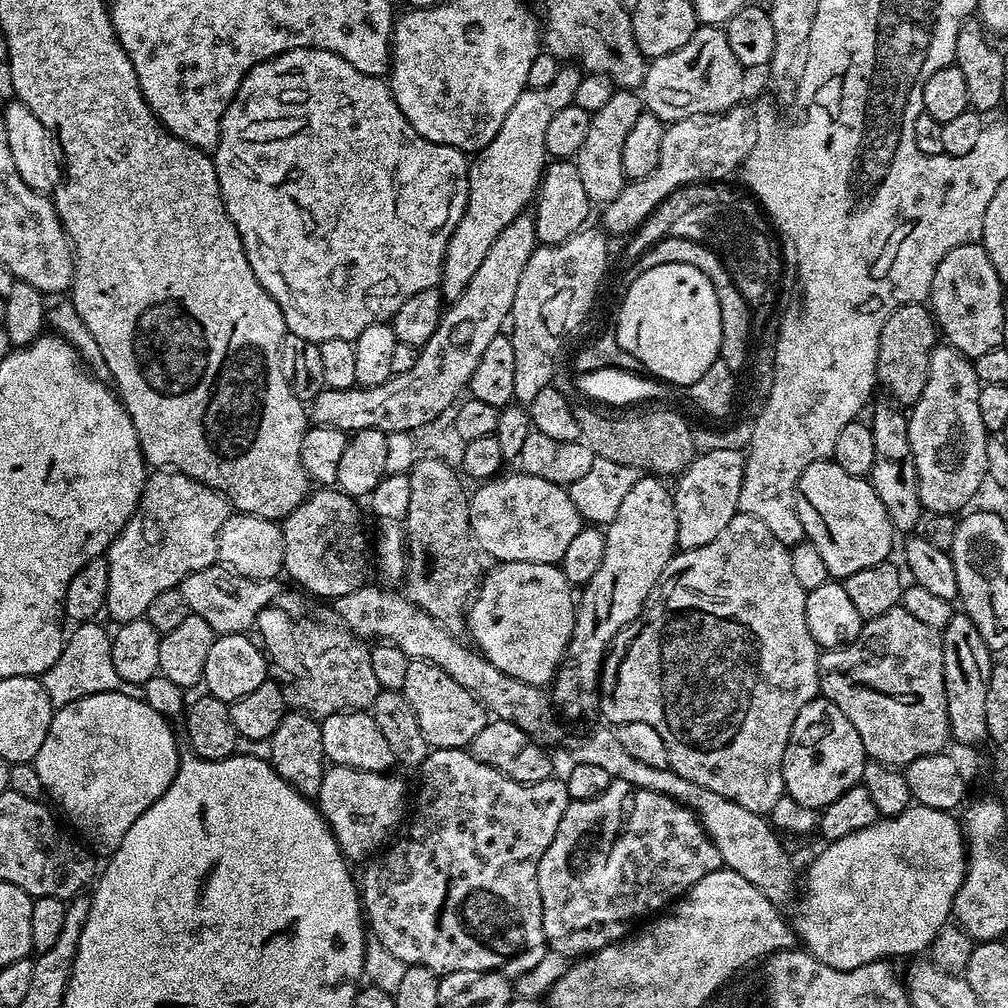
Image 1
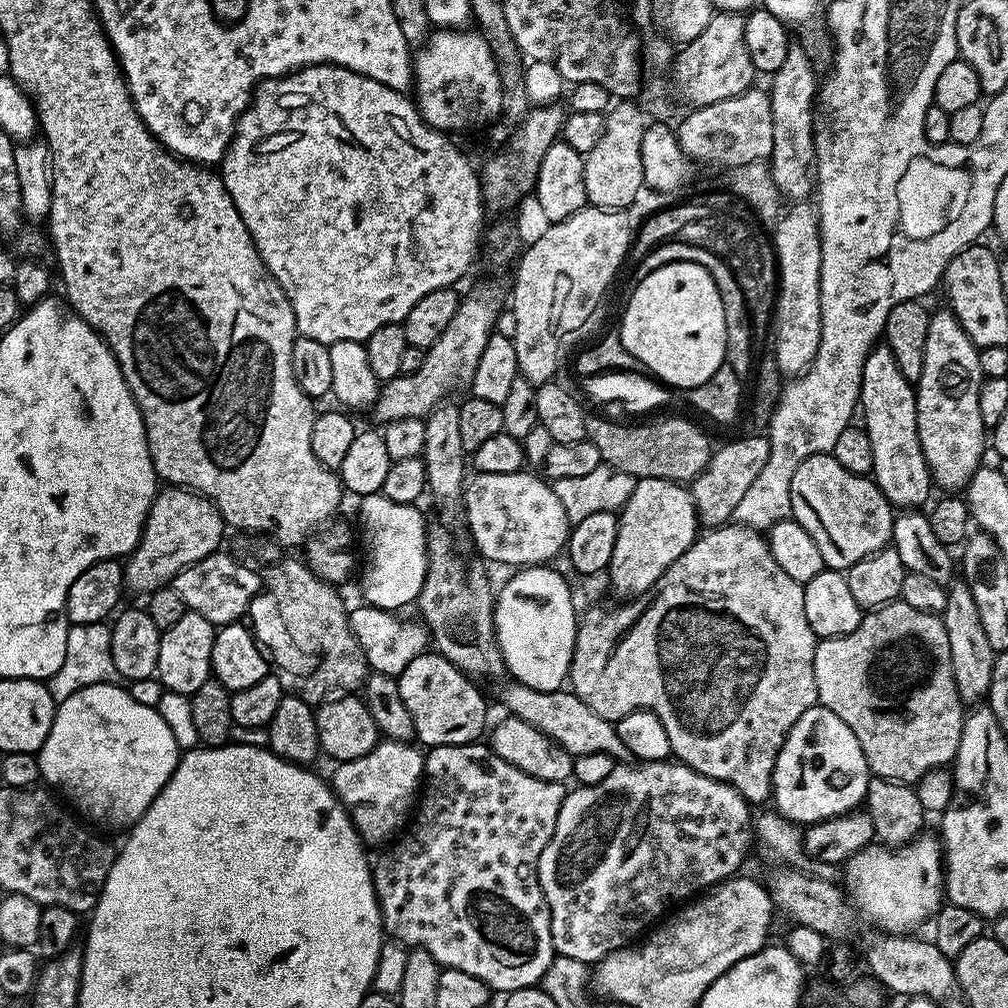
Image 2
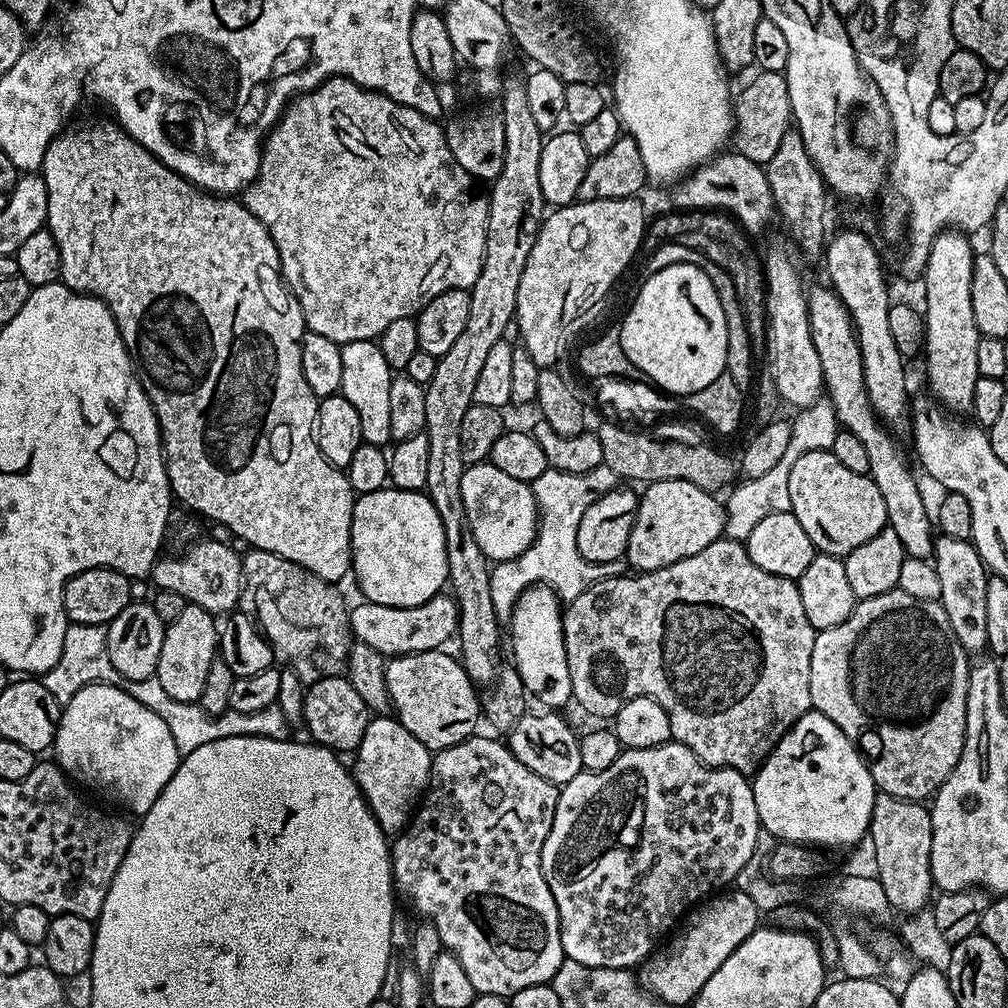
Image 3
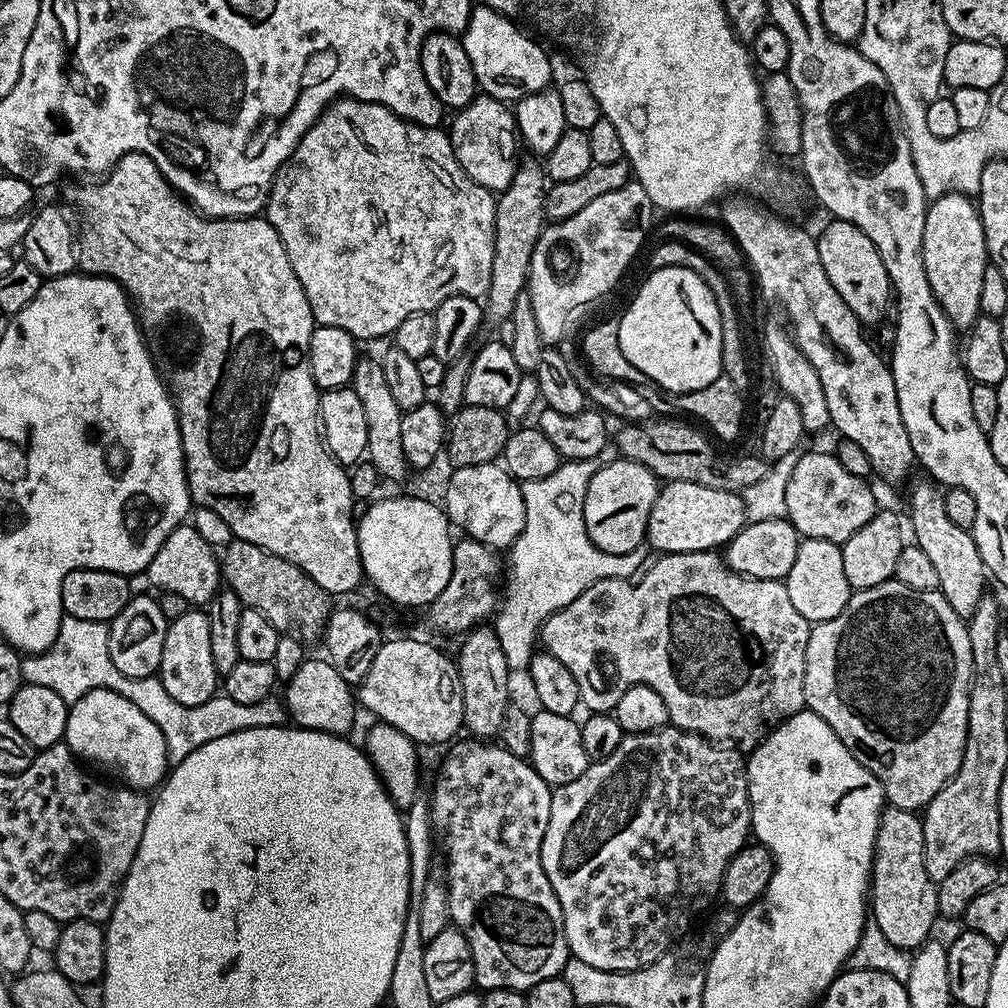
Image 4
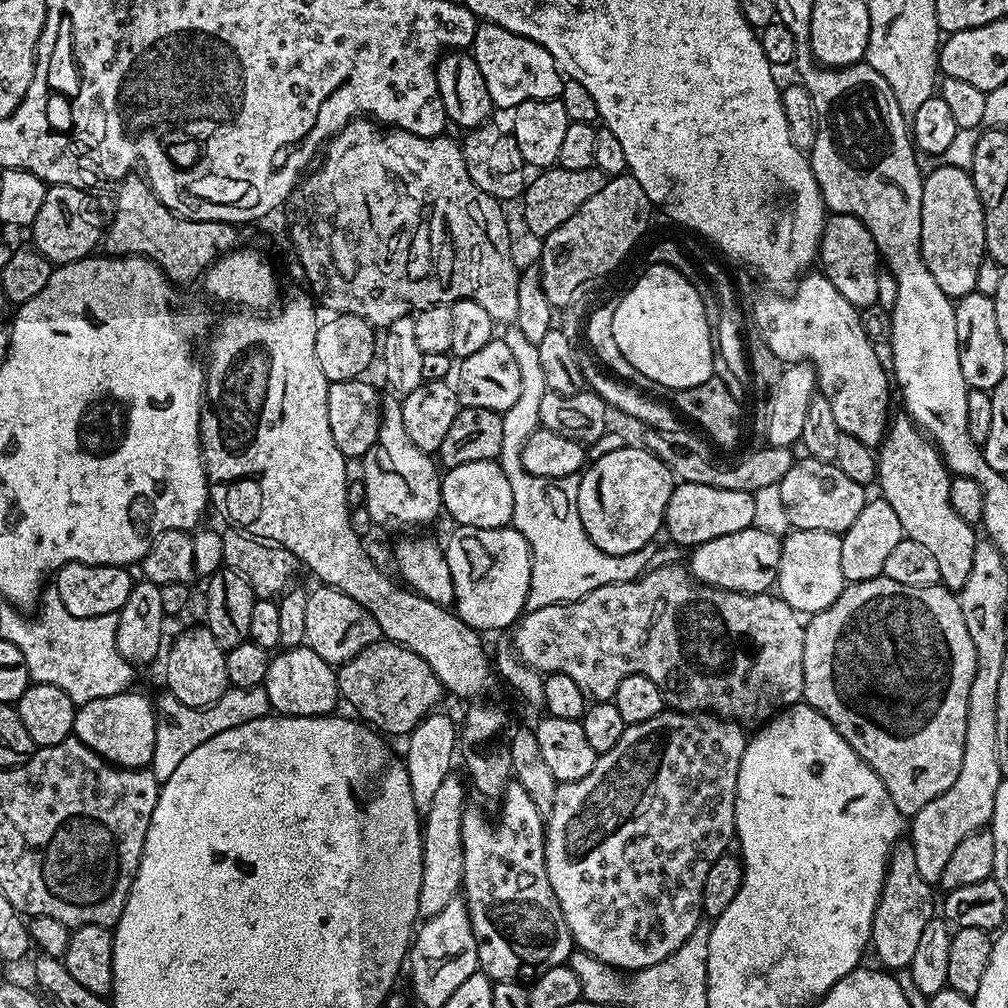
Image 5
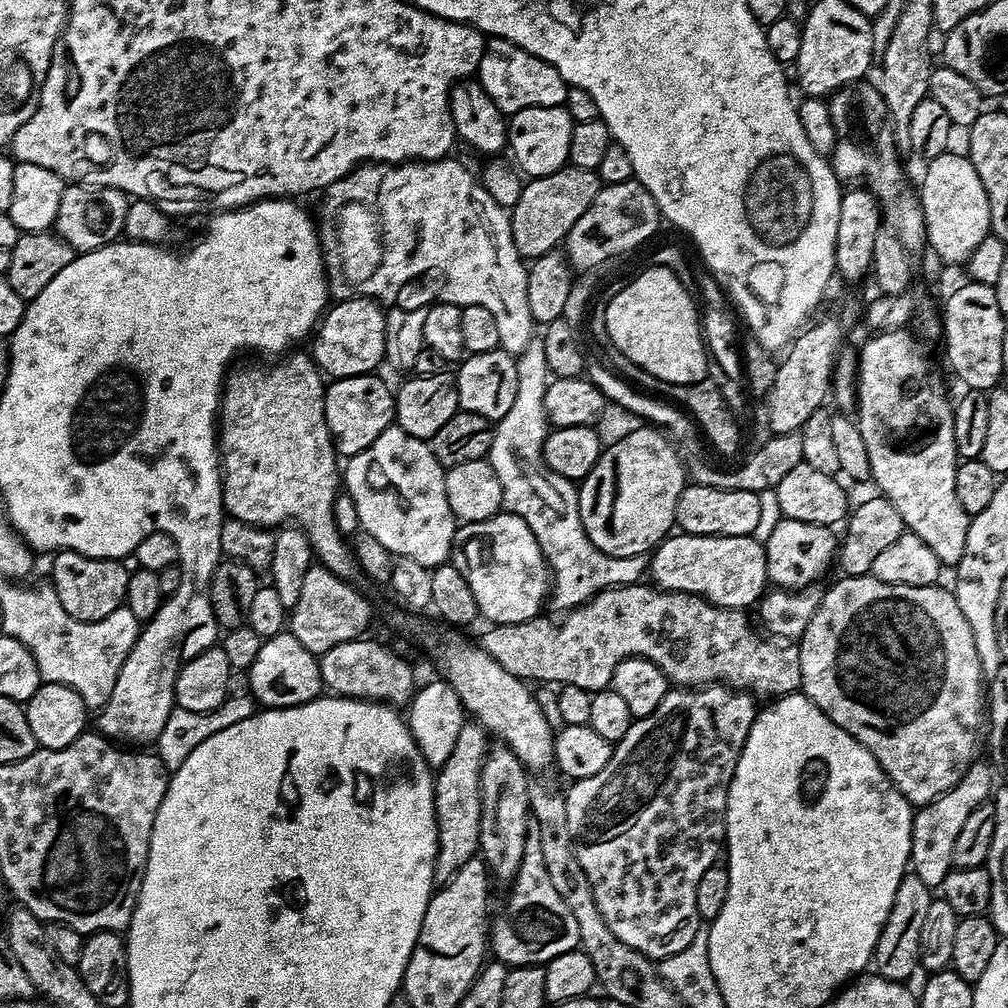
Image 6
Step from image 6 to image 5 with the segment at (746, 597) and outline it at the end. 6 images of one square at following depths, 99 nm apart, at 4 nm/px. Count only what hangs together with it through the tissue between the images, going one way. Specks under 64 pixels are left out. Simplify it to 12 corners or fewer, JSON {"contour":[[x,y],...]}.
{"contour":[[754,527],[691,549],[692,577],[768,592],[781,537]]}

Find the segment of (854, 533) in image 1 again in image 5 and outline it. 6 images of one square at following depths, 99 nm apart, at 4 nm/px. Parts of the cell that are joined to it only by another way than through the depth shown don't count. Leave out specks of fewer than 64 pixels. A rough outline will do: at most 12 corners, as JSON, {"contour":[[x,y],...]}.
{"contour":[[797,459],[779,482],[792,528],[842,534],[865,485]]}

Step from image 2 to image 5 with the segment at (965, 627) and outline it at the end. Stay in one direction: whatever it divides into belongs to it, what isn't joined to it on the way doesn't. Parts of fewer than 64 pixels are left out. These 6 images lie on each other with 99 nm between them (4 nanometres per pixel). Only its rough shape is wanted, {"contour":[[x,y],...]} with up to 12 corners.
{"contour":[[906,414],[878,449],[879,495],[959,593],[977,529],[950,506],[952,476]]}

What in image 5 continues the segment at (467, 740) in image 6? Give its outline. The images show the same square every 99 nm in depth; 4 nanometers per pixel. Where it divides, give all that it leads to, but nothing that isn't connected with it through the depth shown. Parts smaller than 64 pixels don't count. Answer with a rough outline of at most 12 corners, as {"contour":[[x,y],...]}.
{"contour":[[443,780],[422,816],[418,917],[464,887],[465,781]]}

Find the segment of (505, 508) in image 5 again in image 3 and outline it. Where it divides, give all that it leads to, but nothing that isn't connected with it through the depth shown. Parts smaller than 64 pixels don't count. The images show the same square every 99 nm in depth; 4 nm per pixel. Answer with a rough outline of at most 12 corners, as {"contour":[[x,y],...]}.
{"contour":[[467,465],[462,506],[489,561],[517,560],[540,512],[529,481]]}

